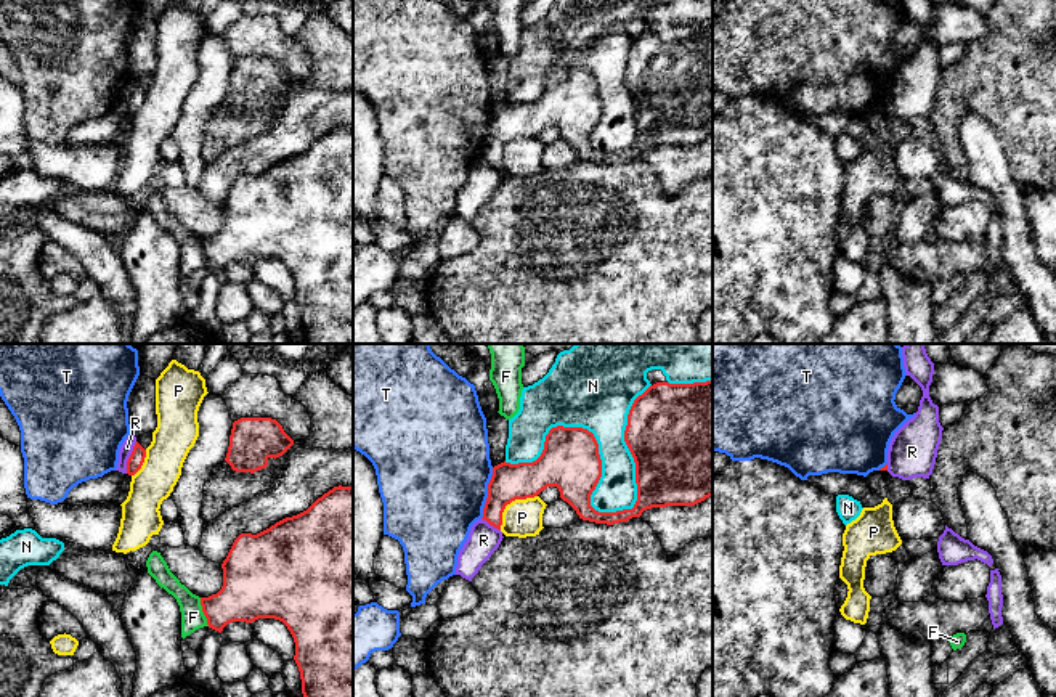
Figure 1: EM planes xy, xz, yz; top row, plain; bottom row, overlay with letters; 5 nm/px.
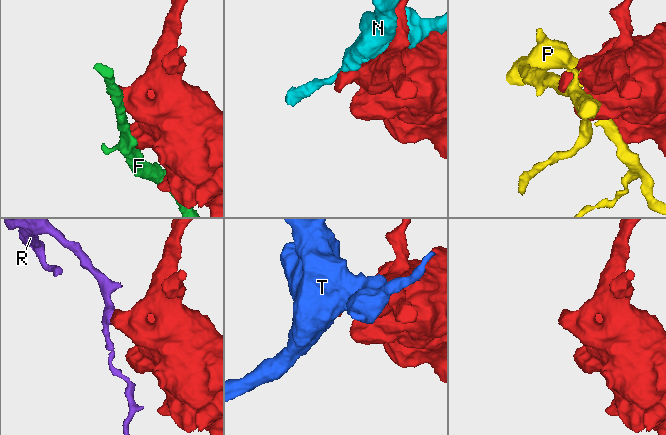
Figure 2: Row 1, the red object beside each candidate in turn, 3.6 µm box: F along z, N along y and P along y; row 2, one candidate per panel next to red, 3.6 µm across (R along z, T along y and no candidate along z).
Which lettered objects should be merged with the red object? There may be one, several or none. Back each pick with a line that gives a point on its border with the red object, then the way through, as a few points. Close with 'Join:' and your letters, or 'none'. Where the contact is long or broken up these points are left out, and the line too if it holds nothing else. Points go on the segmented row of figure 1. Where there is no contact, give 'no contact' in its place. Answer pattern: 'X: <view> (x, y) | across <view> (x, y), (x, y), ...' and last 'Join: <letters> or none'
Join: none

